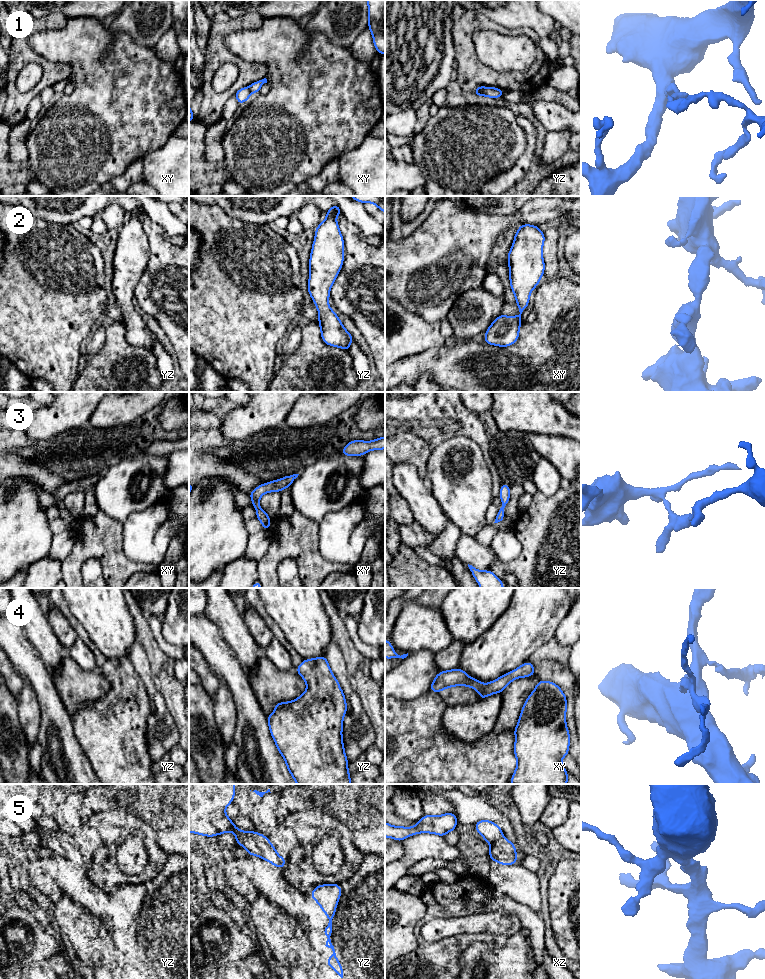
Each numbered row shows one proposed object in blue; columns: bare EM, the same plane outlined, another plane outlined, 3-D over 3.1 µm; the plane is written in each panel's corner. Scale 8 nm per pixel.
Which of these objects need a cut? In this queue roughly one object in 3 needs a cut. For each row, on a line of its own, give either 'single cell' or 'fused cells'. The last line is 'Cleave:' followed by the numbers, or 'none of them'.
1: fused cells
2: single cell
3: single cell
4: single cell
5: single cell
Cleave: 1

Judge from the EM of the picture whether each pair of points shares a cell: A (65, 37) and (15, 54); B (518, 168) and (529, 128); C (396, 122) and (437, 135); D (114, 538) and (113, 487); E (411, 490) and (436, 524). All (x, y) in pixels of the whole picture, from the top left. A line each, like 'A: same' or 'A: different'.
A: different
B: same
C: different
D: different
E: same

